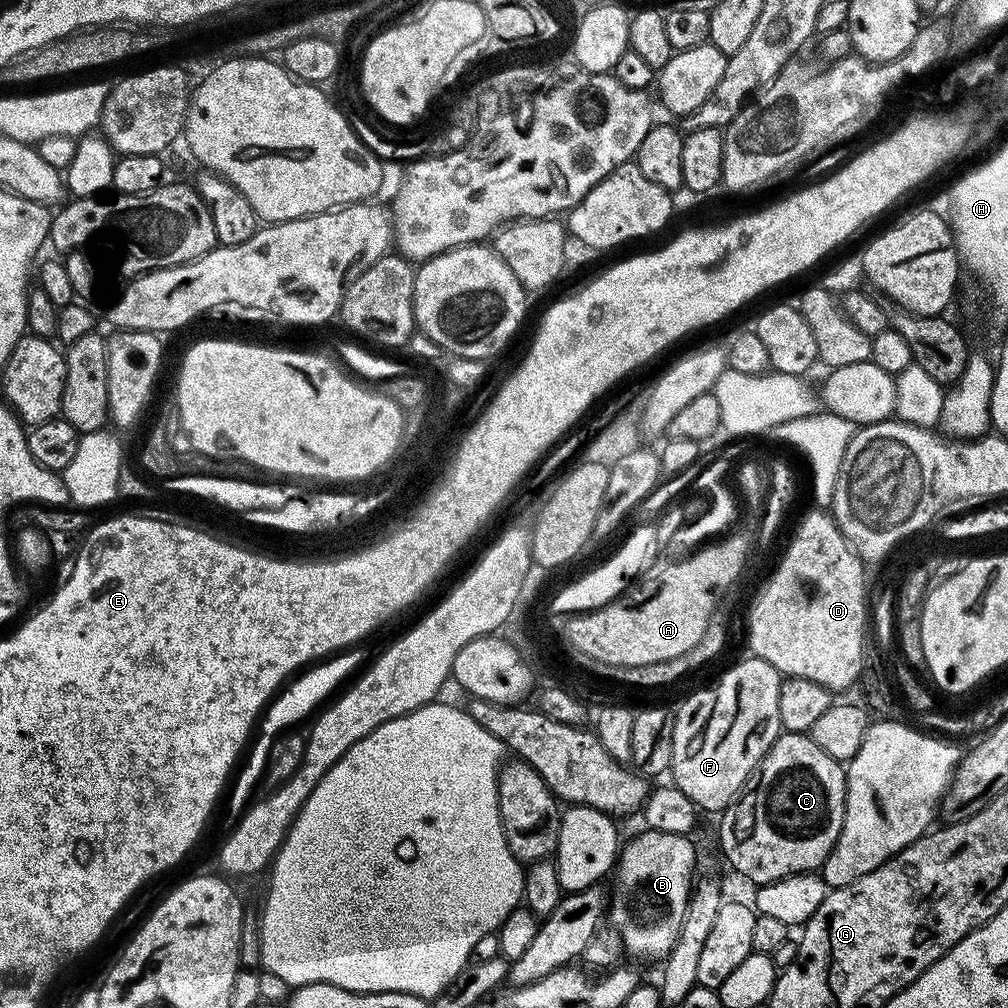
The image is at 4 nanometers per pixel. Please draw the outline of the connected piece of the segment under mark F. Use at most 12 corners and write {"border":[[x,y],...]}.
{"border":[[747,658],[674,715],[670,776],[723,813],[782,734],[782,673]]}

